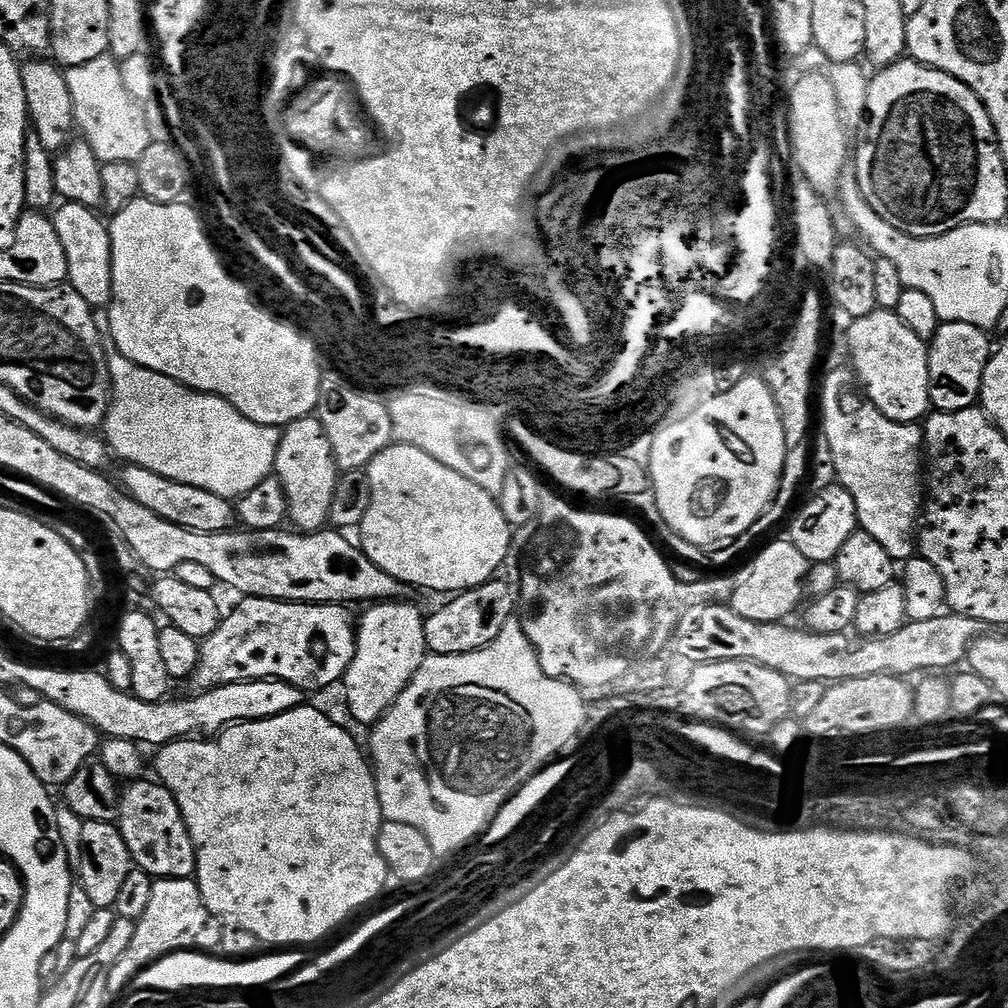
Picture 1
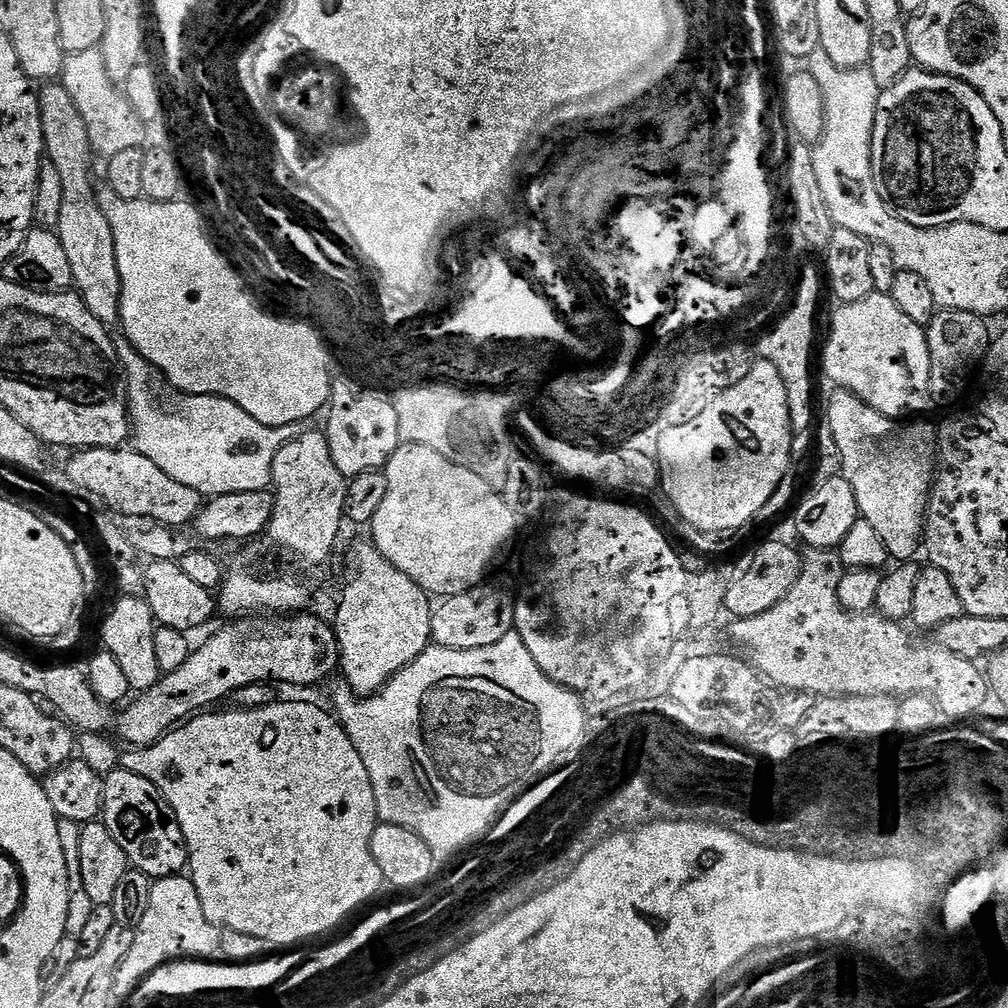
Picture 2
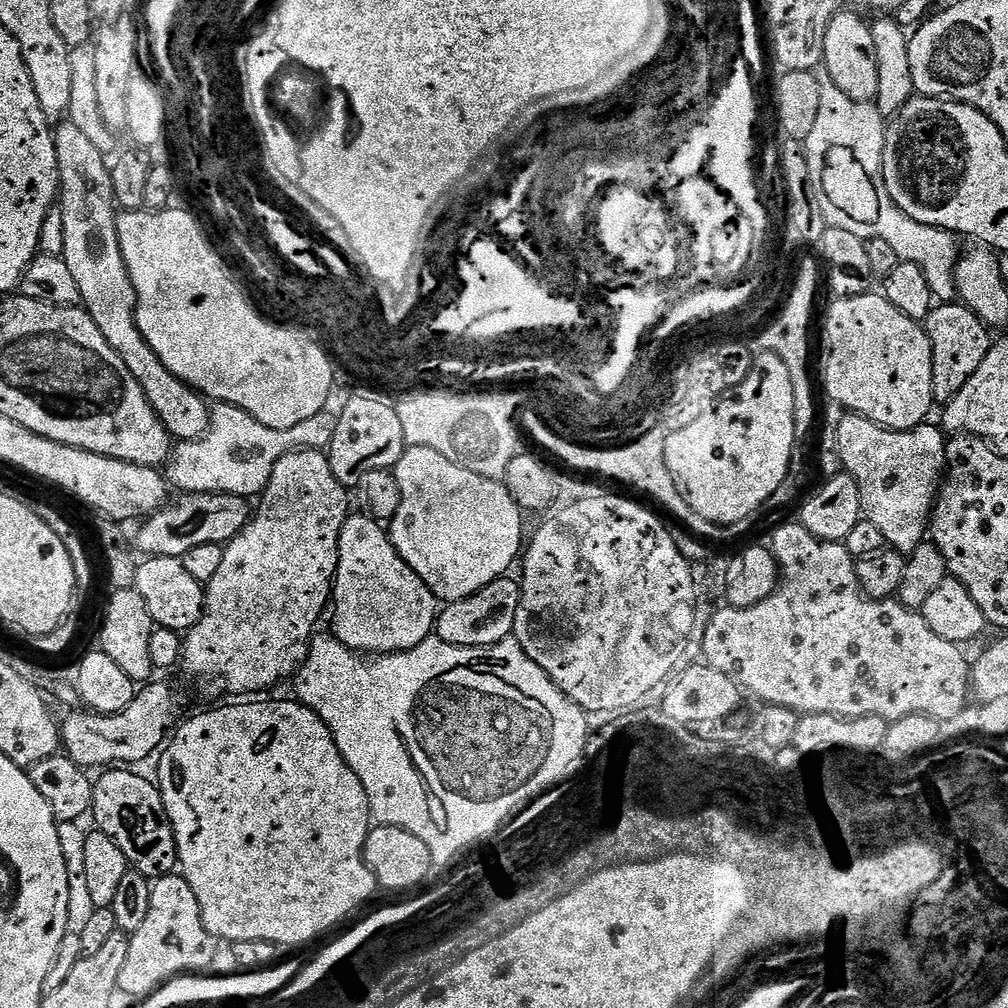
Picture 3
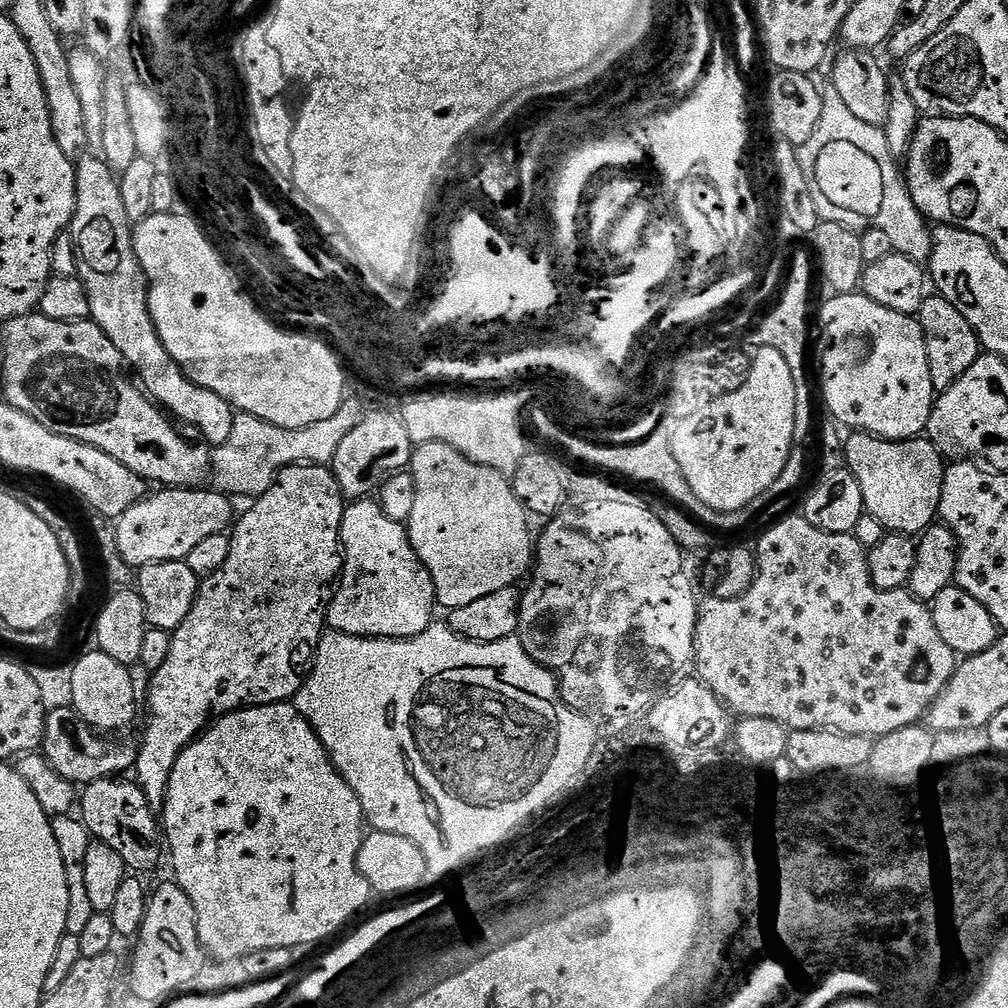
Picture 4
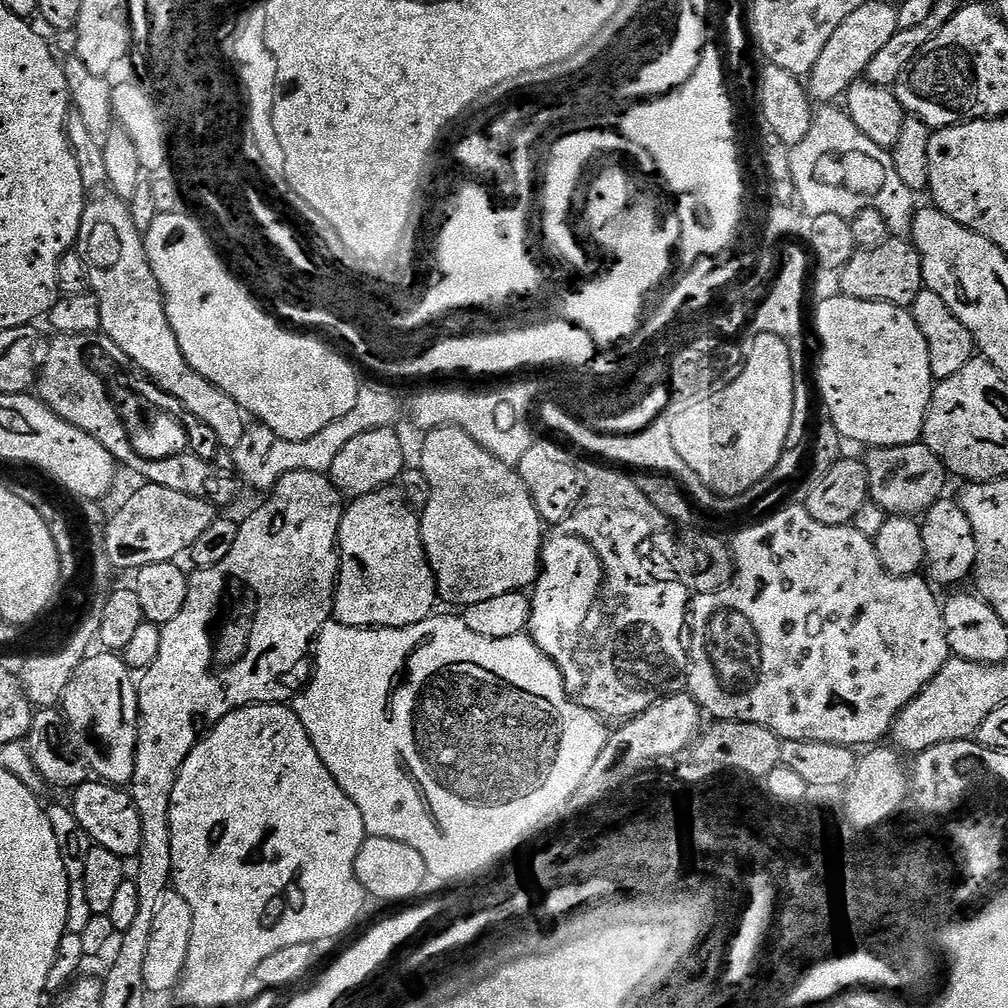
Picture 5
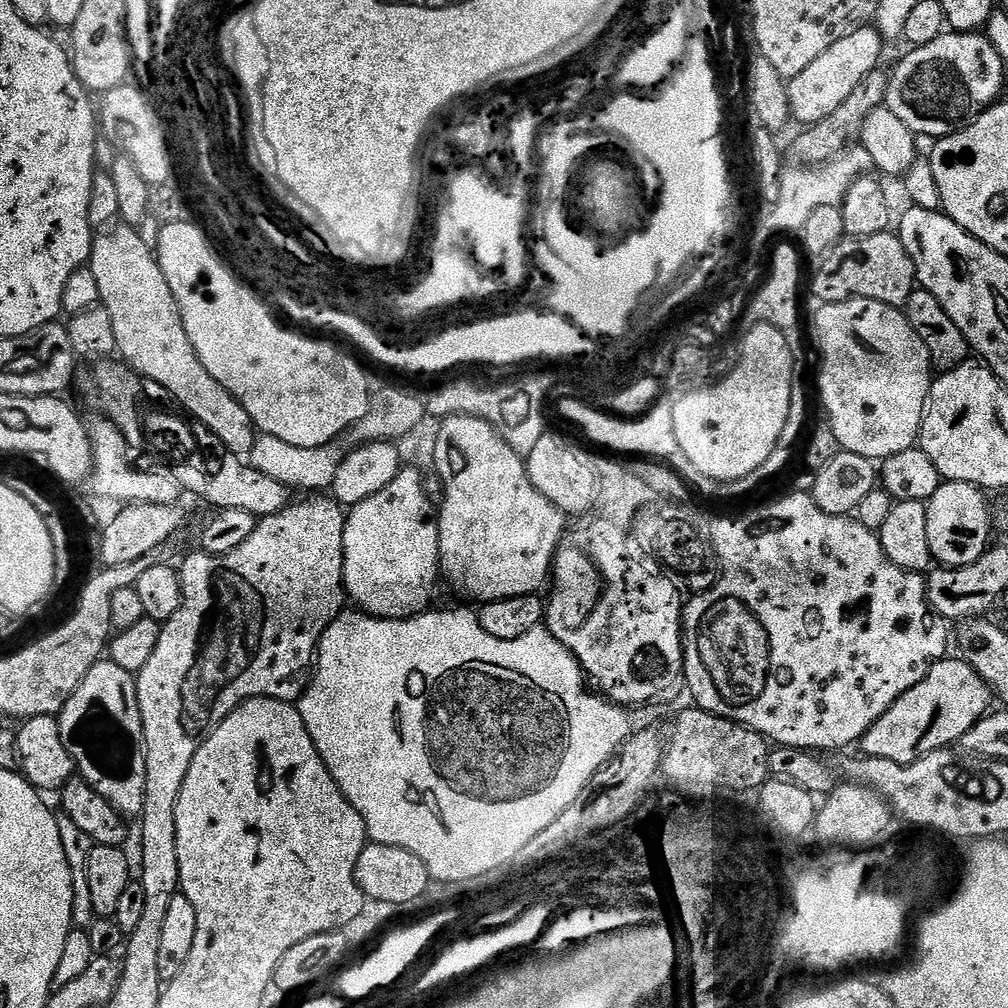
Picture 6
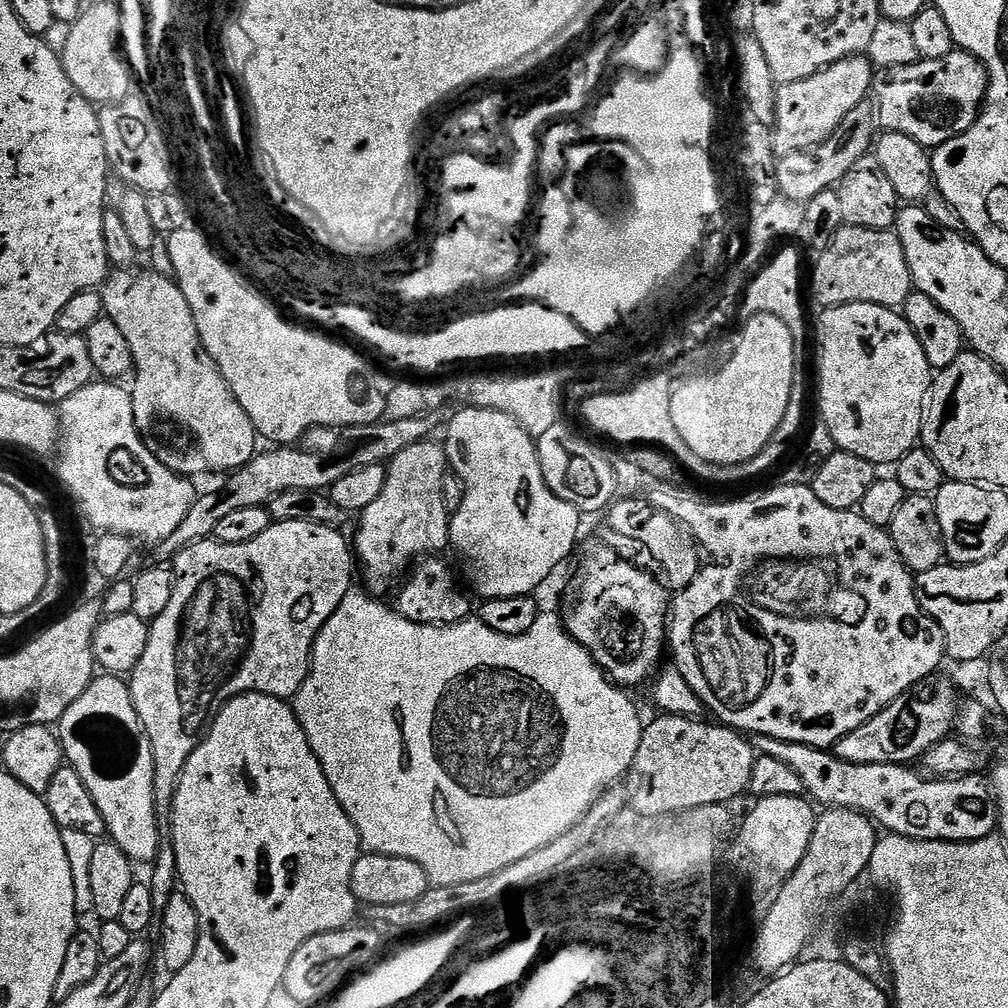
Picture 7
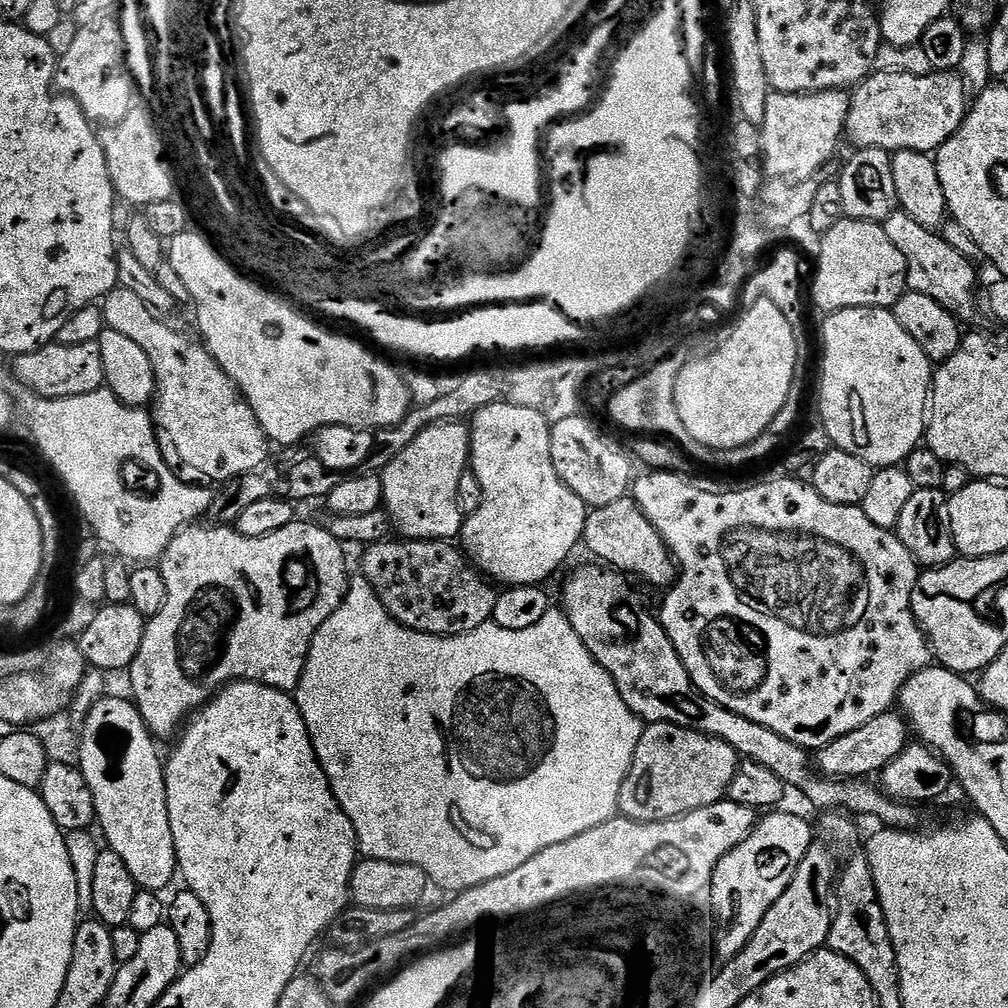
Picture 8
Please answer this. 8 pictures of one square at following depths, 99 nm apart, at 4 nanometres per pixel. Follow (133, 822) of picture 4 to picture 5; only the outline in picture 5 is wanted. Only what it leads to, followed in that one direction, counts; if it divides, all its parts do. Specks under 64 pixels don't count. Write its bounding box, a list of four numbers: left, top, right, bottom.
[71,778,142,858]

